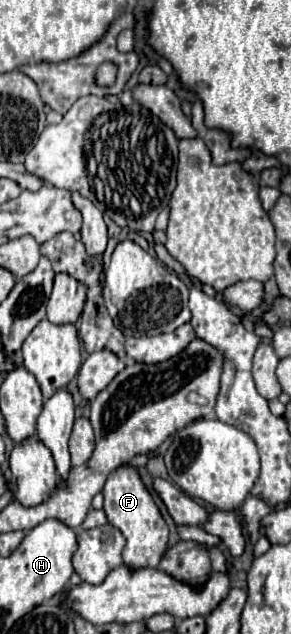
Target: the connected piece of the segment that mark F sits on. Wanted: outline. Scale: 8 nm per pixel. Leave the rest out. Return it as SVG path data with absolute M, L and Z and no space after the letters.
M123 465L119 469L115 469L105 487L103 487L103 497L105 497L105 505L103 511L109 519L109 523L113 527L117 527L125 539L127 545L123 549L123 561L131 571L137 569L145 569L145 567L157 567L165 549L167 549L167 541L169 541L169 529L167 523L163 521L153 497L149 495L149 491L145 489L145 485L141 483L137 471L129 465Z

